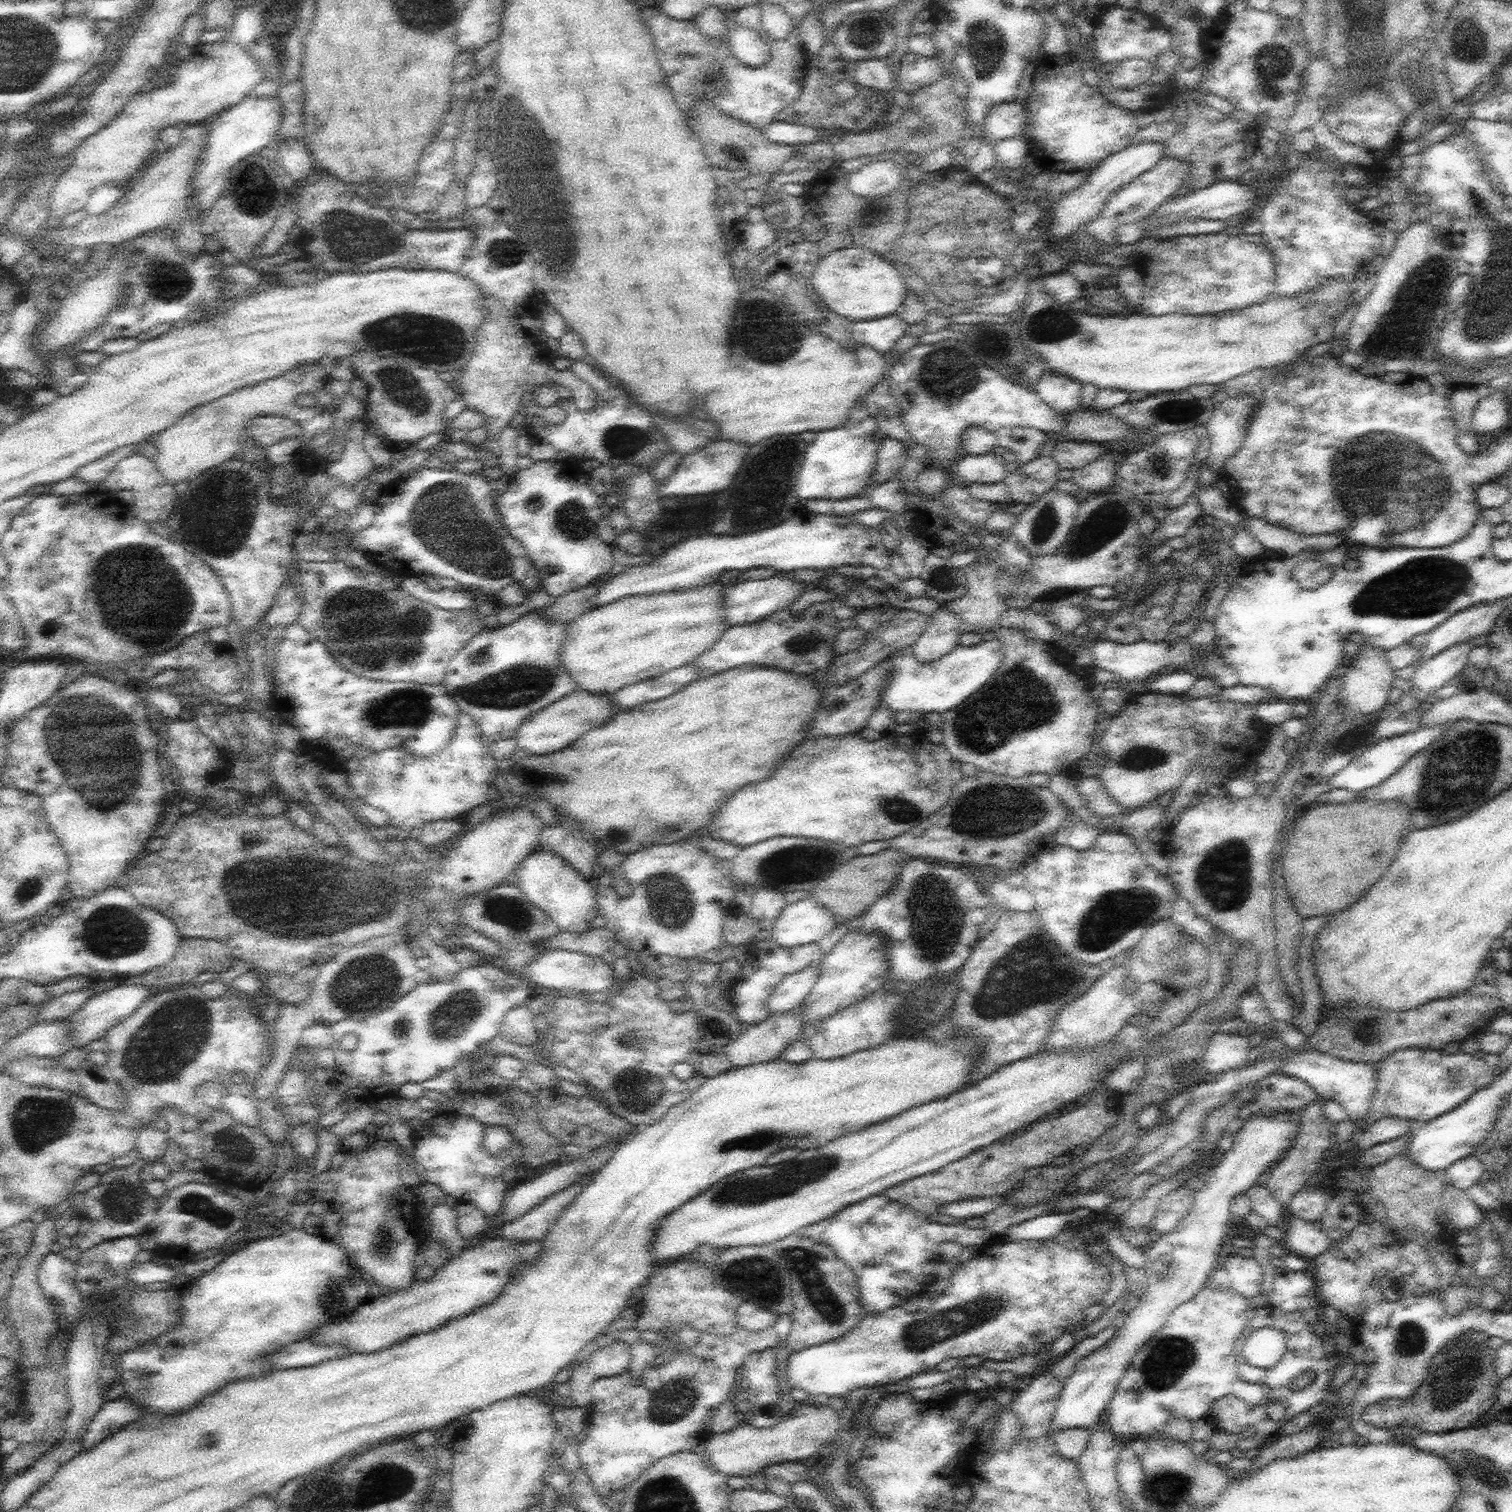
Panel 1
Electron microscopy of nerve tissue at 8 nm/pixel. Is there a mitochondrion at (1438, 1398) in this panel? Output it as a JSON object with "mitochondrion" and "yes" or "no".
{"mitochondrion":"yes"}

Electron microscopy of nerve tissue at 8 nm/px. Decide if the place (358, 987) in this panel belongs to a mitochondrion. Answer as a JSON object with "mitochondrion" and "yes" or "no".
{"mitochondrion":"yes"}

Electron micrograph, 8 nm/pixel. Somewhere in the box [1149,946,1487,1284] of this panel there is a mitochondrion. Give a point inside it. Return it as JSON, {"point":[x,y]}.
{"point":[1367,1031]}

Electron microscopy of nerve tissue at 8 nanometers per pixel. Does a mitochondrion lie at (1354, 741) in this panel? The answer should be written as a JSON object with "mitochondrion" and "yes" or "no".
{"mitochondrion":"yes"}

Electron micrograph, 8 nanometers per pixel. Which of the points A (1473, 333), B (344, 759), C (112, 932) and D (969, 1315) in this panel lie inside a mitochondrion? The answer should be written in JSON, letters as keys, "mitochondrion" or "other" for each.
{"A":"mitochondrion","B":"other","C":"mitochondrion","D":"mitochondrion"}

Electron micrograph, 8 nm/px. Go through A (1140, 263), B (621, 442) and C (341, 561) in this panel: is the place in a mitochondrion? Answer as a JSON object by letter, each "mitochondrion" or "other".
{"A":"other","B":"mitochondrion","C":"other"}

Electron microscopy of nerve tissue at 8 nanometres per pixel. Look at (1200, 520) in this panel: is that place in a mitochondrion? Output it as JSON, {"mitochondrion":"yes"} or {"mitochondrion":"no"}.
{"mitochondrion":"no"}

